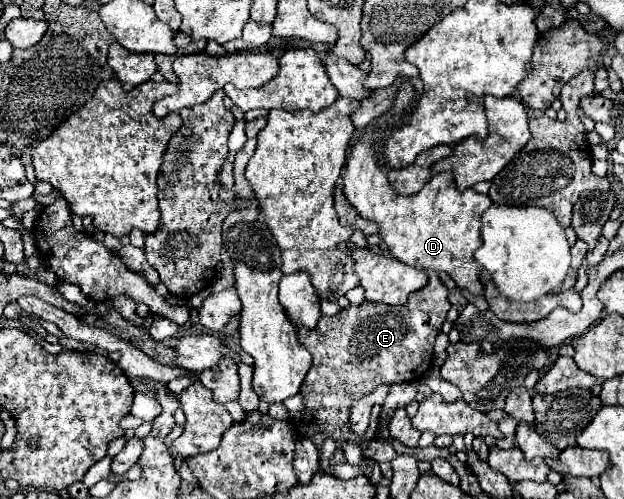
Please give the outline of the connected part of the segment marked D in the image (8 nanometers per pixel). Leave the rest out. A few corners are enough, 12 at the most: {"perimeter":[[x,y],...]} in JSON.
{"perimeter":[[372,133],[344,197],[394,259],[482,295],[480,215],[492,205],[438,173],[396,195]]}

